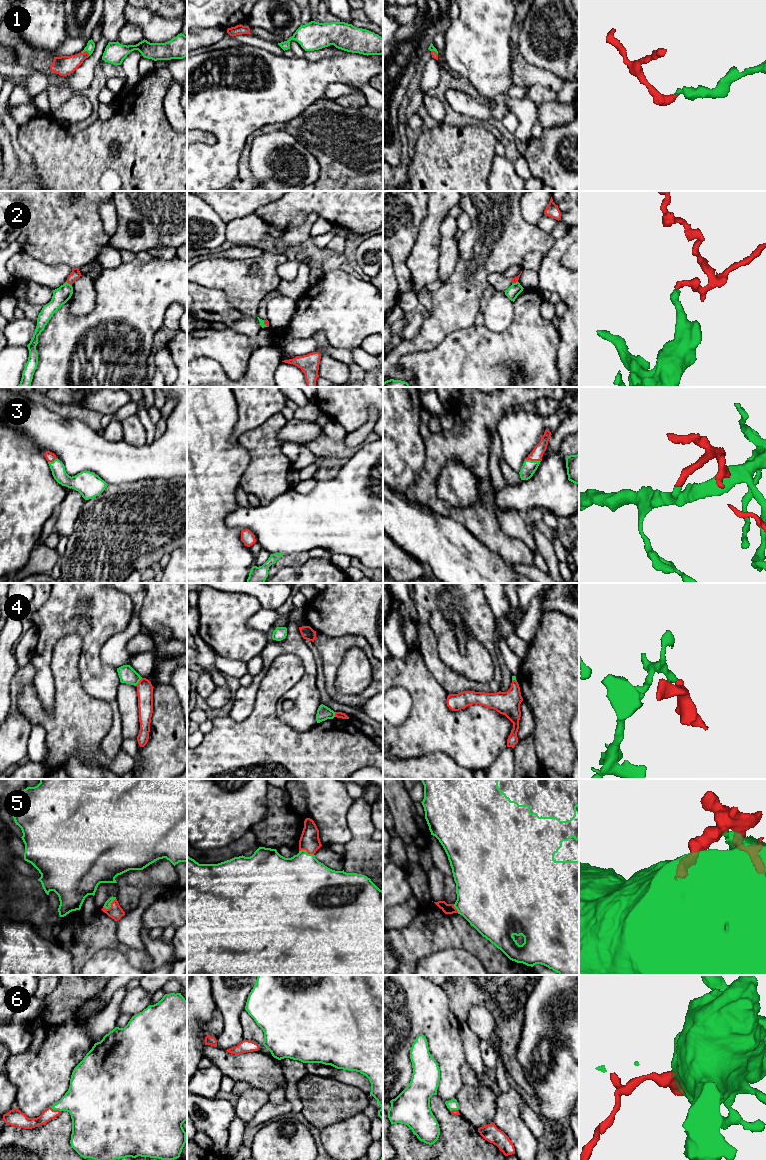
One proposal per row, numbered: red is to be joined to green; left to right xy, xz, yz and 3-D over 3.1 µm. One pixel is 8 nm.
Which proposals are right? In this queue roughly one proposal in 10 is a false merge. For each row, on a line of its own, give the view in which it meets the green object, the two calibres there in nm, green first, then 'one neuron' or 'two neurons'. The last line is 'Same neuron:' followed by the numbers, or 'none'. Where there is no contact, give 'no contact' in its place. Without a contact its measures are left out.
1: xy | 70/160 nm | one neuron
2: xy | 140/80 nm | two neurons
3: yz | 120/100 nm | one neuron
4: xy | 140/130 nm | two neurons
5: xy | 60/110 nm | one neuron
6: xy | 320/100 nm | one neuron
Same neuron: 1, 3, 5, 6

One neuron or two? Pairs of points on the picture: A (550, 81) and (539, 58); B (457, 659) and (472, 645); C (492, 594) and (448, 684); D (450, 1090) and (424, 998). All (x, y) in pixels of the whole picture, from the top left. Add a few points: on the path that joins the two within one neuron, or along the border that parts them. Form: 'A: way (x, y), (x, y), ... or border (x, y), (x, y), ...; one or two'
A: border (523, 58), (533, 65), (553, 72), (564, 82); two
B: way (462, 659), (465, 659), (472, 650); one
C: border (483, 593), (496, 621); two
D: way (450, 1067), (443, 1033), (435, 1021); one

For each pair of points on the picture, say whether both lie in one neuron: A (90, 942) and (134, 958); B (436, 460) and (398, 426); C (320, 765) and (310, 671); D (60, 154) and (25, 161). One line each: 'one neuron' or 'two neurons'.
A: one neuron
B: two neurons
C: two neurons
D: two neurons

